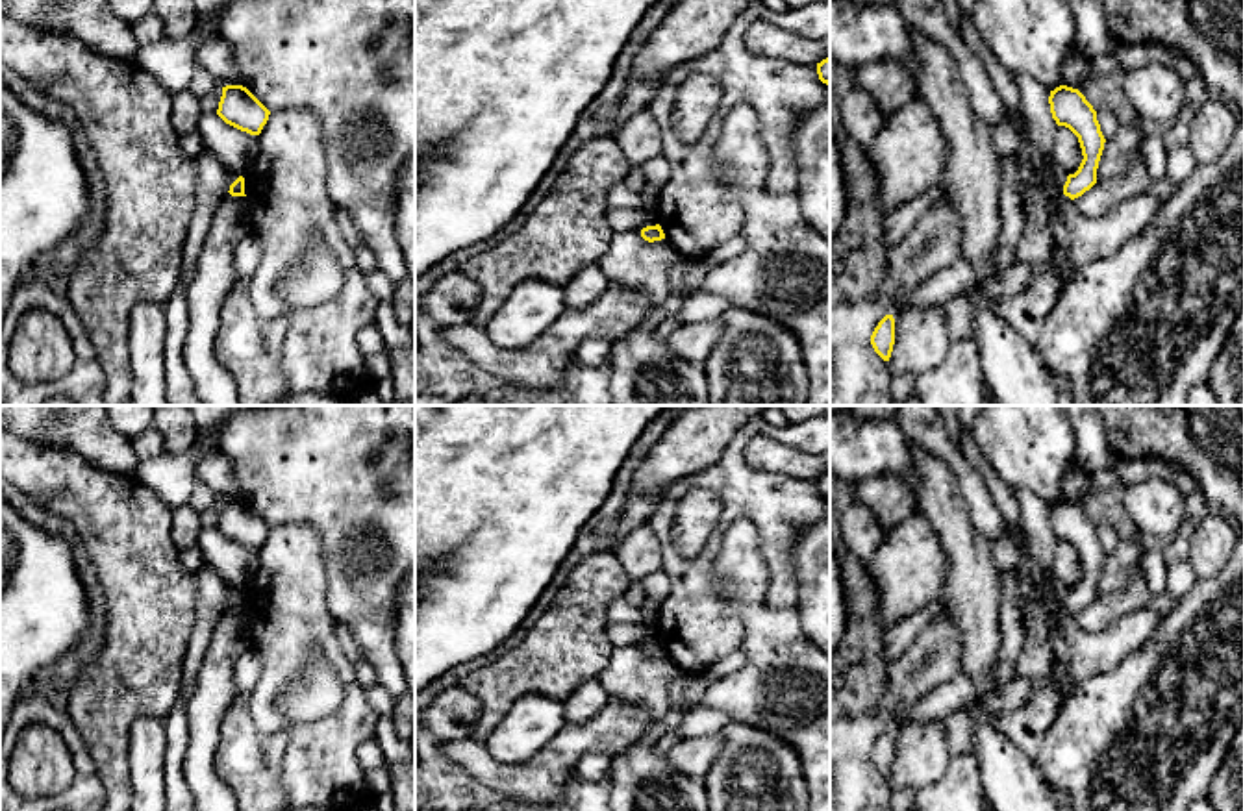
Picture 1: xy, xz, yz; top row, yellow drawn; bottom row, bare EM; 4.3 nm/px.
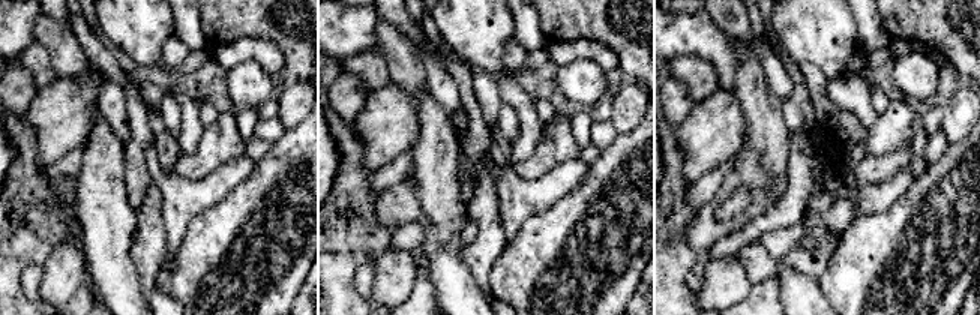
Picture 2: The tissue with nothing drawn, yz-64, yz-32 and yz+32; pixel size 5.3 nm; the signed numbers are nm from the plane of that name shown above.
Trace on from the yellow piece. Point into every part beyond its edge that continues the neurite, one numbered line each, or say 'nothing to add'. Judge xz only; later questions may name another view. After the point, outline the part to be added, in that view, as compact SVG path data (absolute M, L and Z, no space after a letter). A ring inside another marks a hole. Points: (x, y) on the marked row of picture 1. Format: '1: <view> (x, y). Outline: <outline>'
nothing to add

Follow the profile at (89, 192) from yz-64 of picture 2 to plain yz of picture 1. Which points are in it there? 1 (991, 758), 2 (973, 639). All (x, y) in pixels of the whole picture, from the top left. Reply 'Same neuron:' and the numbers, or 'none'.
Same neuron: 1, 2

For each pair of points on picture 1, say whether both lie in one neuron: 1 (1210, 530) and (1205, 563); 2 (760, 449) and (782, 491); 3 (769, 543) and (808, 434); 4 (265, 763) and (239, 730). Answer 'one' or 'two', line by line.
1: one
2: two
3: one
4: one

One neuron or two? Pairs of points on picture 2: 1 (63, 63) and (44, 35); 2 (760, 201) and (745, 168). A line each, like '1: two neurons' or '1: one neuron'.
1: one neuron
2: one neuron

